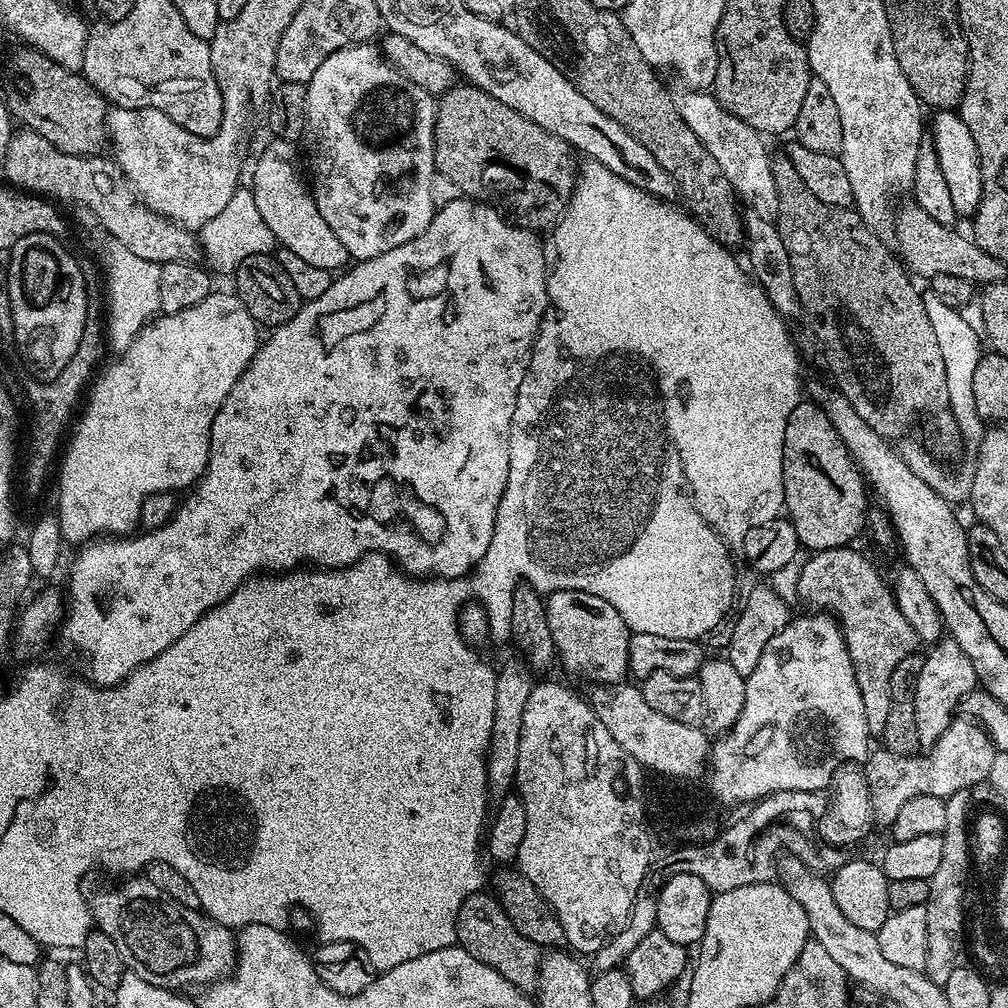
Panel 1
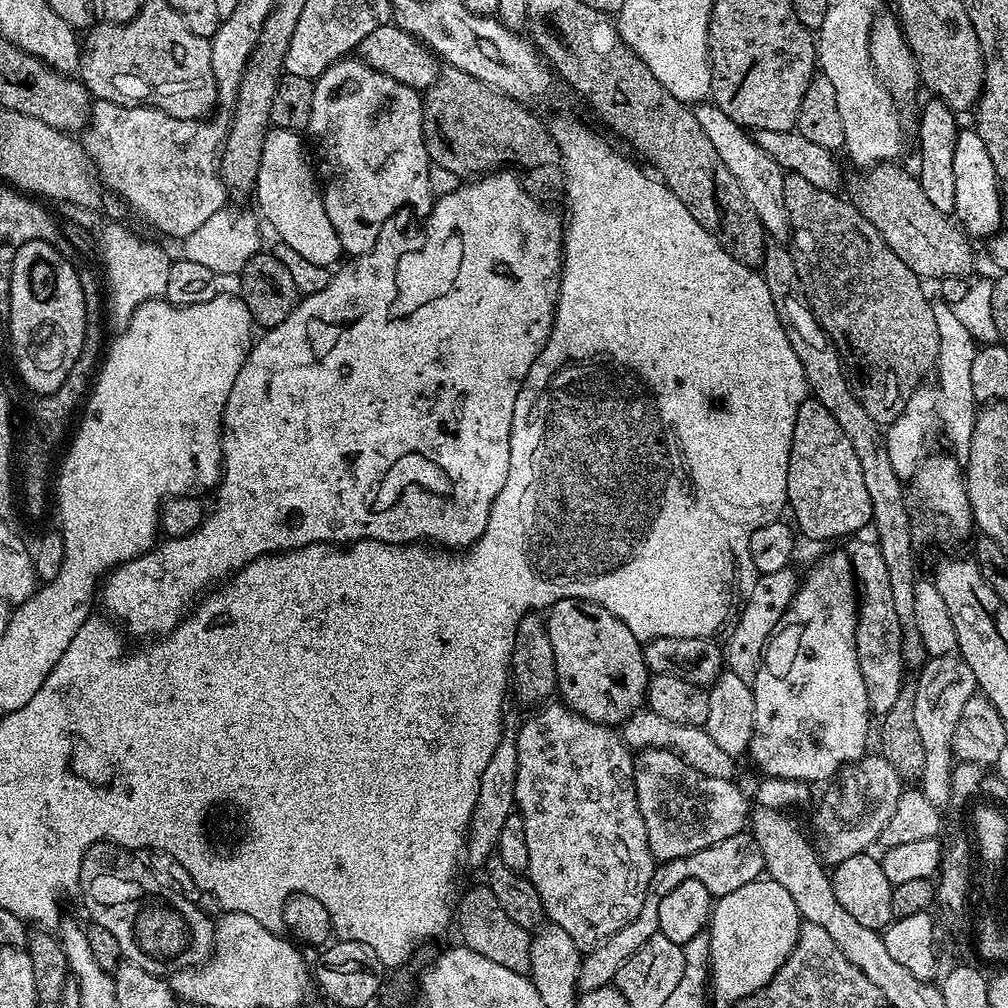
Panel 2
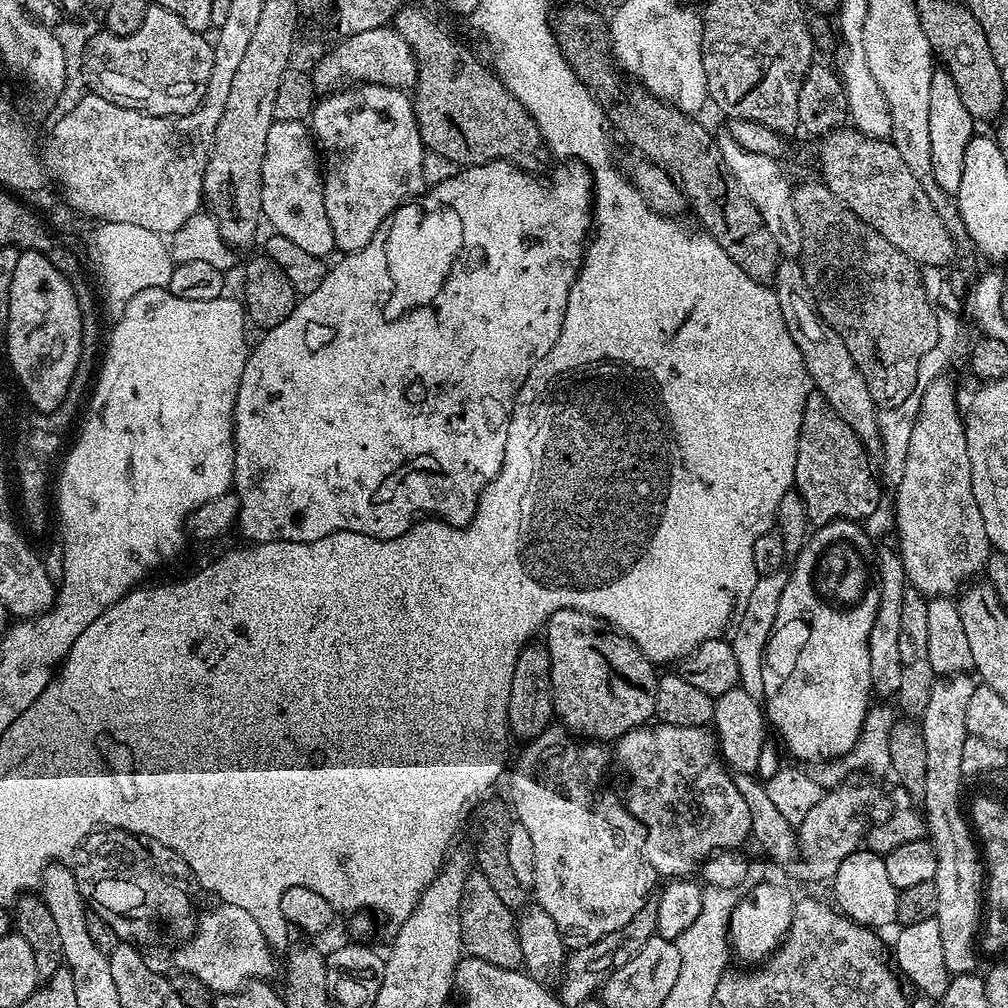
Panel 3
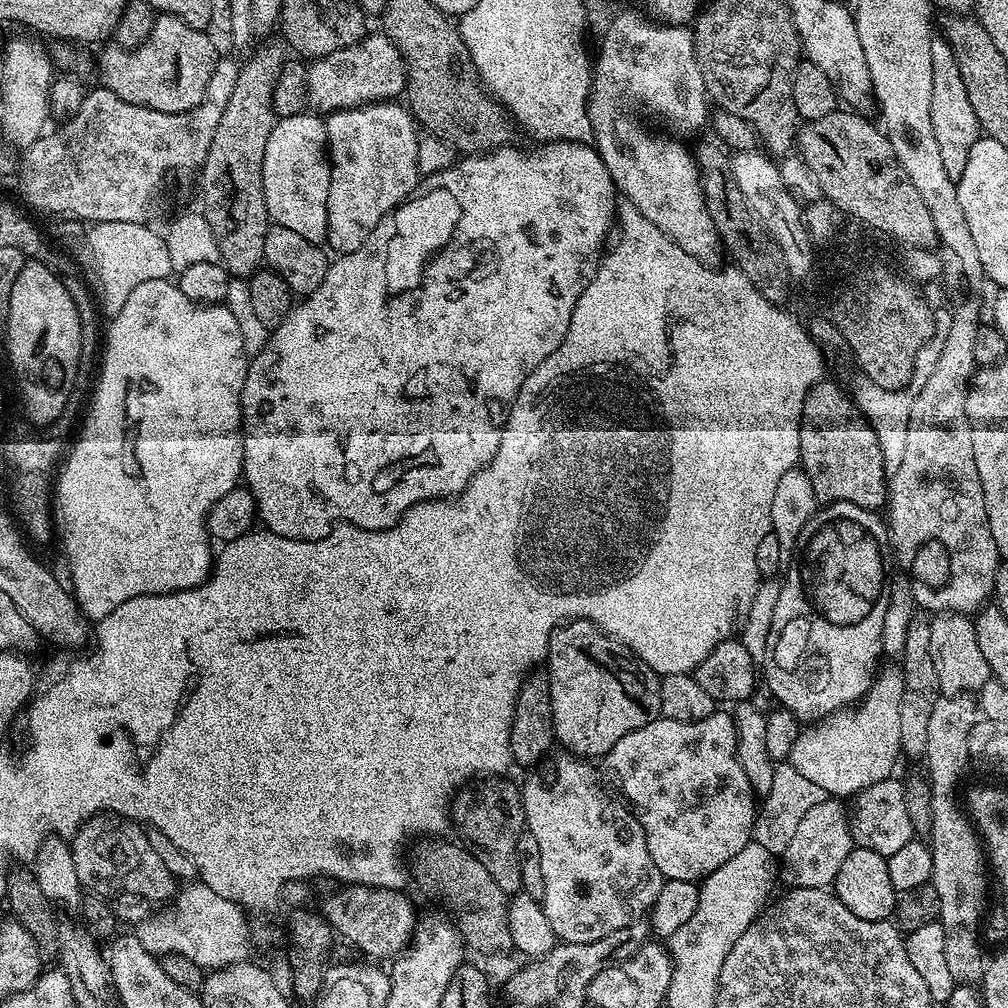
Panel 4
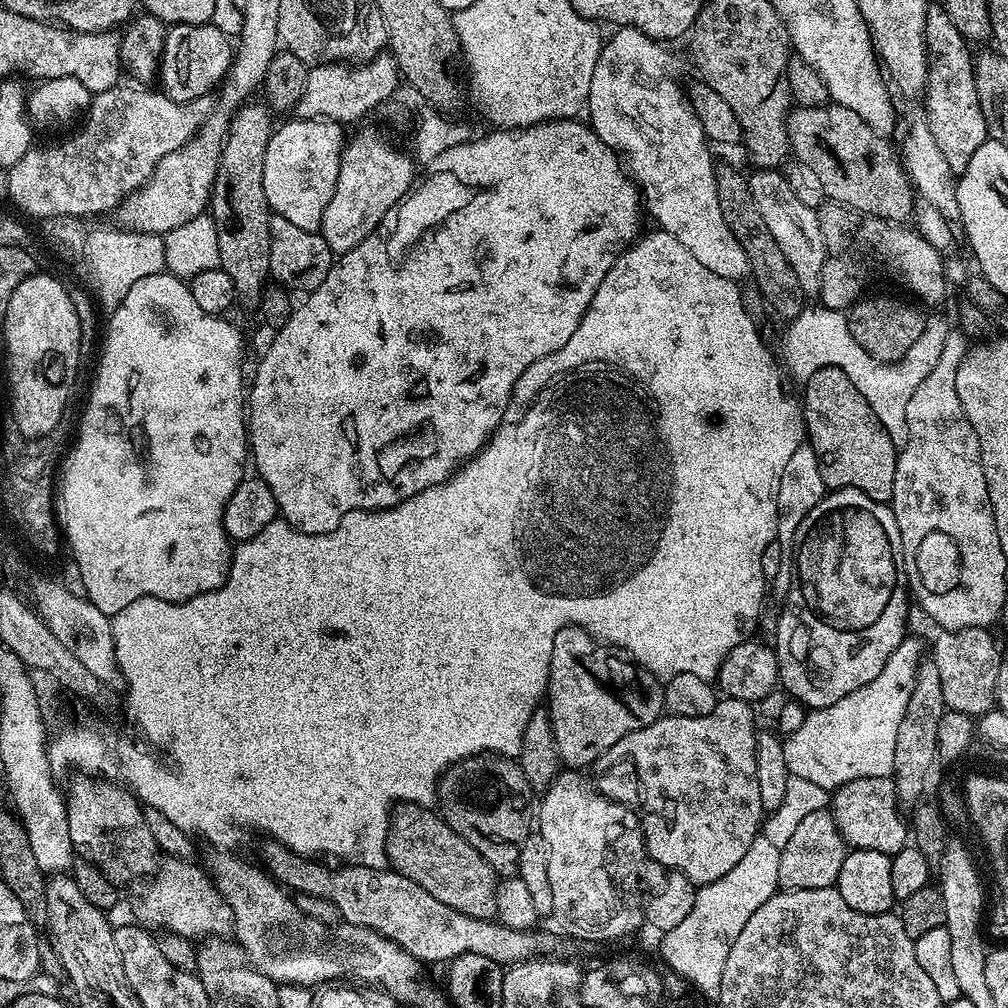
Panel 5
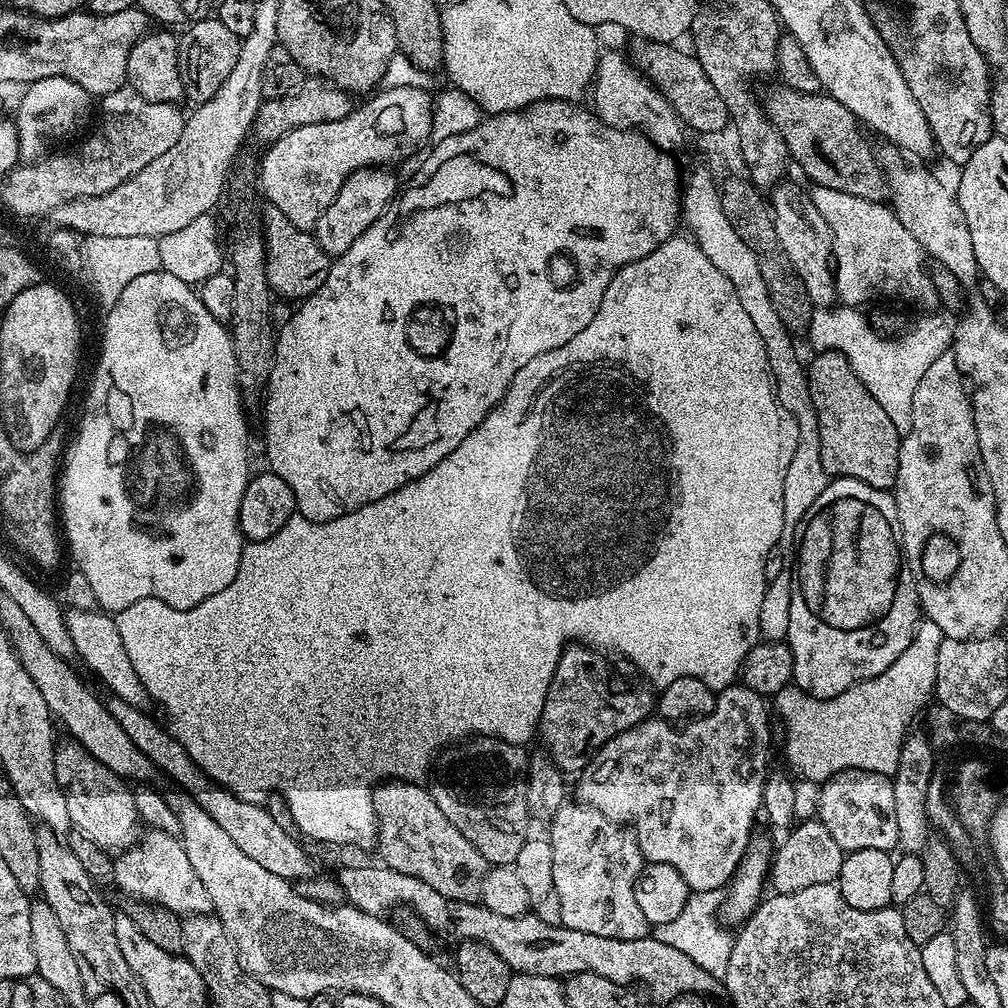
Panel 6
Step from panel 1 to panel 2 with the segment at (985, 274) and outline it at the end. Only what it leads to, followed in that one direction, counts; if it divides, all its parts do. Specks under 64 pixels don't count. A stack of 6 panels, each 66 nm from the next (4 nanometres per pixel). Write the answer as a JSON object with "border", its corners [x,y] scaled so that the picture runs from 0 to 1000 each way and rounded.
{"border":[[[889,161],[872,164],[864,172],[865,179],[854,181],[853,191],[847,194],[849,205],[864,220],[867,228],[875,232],[879,244],[883,244],[883,248],[887,248],[887,252],[891,252],[909,274],[922,274],[926,280],[932,280],[938,274],[959,275],[964,266],[965,239],[949,225],[941,211],[927,208],[912,178],[893,165]]]}

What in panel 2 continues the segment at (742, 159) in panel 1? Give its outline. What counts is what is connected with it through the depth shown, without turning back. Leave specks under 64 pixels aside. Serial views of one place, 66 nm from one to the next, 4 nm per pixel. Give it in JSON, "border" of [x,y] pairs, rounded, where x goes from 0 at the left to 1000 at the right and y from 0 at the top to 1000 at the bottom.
{"border":[[[695,101],[689,104],[688,110],[692,117],[692,125],[700,129],[700,137],[704,137],[704,142],[708,144],[708,149],[712,149],[712,154],[716,156],[716,161],[720,161],[720,169],[732,177],[732,185],[736,185],[736,192],[740,192],[740,200],[752,212],[756,220],[759,231],[767,239],[778,240],[783,237],[784,227],[782,225],[782,209],[780,208],[780,196],[778,195],[778,168],[750,144],[749,138],[744,134],[743,128],[737,127],[724,113],[716,113],[712,104],[705,101]]]}

